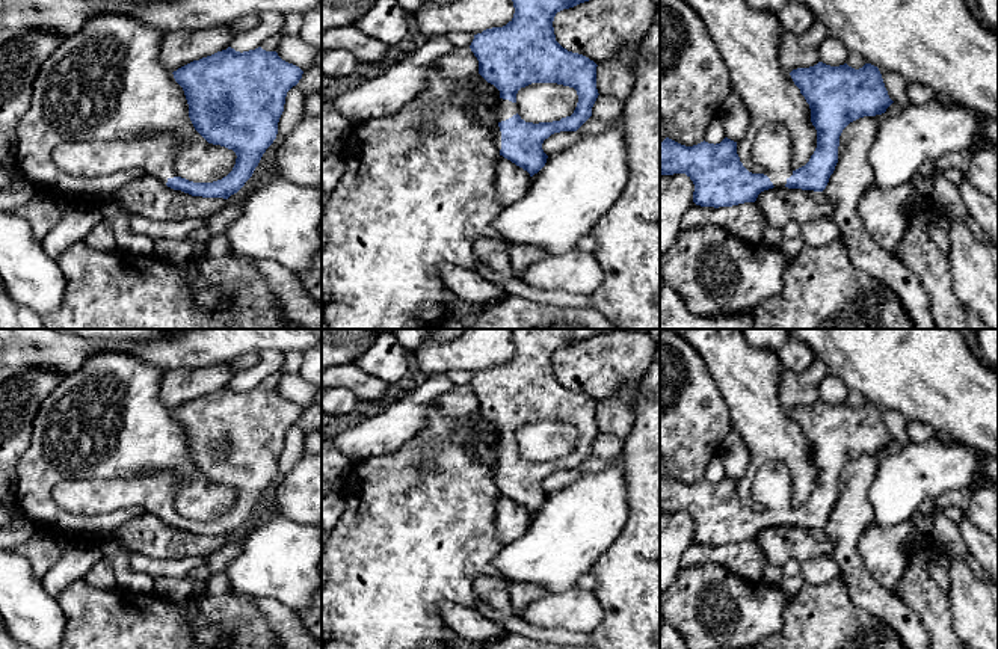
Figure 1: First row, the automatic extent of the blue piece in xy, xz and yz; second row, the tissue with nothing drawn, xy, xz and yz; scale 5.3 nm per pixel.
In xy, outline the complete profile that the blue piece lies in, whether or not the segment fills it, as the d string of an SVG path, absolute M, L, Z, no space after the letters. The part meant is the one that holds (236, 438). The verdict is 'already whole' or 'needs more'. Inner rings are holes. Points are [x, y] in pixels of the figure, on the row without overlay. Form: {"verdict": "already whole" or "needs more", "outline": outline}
{"verdict": "needs more", "outline": "M228 385L211 394L193 398L172 411L183 426L189 456L195 468L213 483L233 488L237 494L233 509L213 521L193 521L177 513L174 500L181 478L174 471L157 471L128 478L75 478L62 480L53 491L53 500L72 515L106 515L119 509L142 507L166 524L192 534L228 537L252 515L266 488L278 472L278 460L284 450L287 430L299 421L303 409L285 398L276 389L261 385L249 389L236 389Z"}

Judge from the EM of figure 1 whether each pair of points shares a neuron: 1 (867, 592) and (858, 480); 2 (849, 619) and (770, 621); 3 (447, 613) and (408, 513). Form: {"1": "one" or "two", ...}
{"1": "one", "2": "two", "3": "two"}

